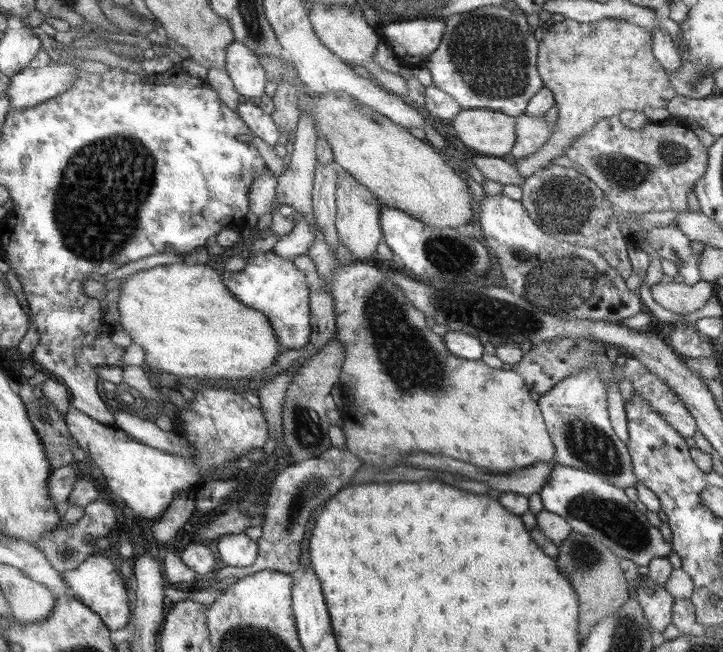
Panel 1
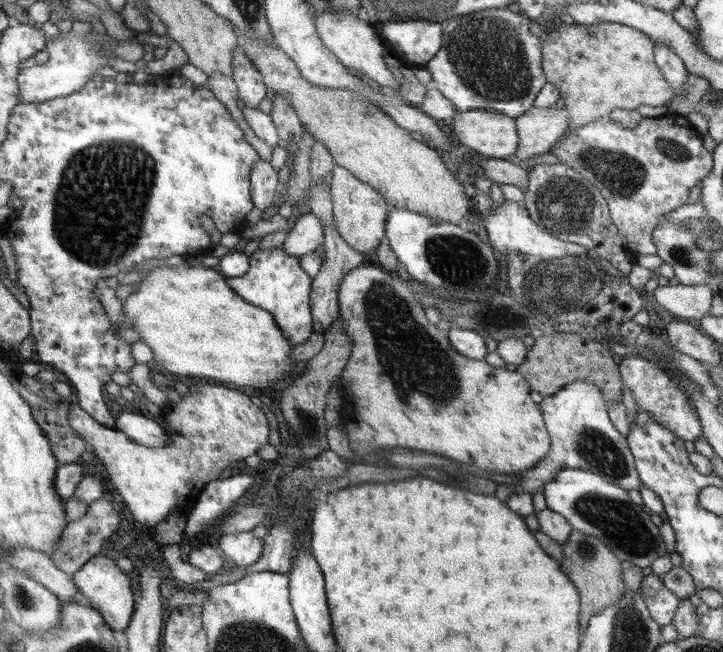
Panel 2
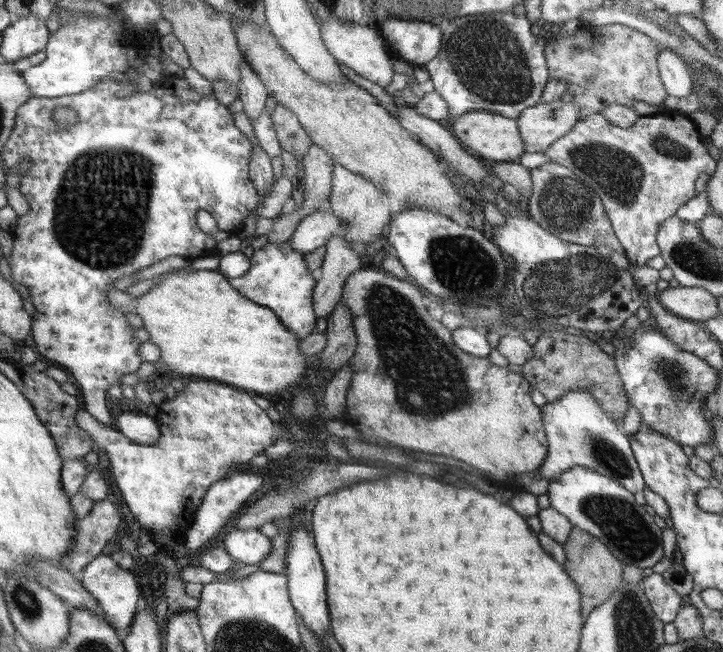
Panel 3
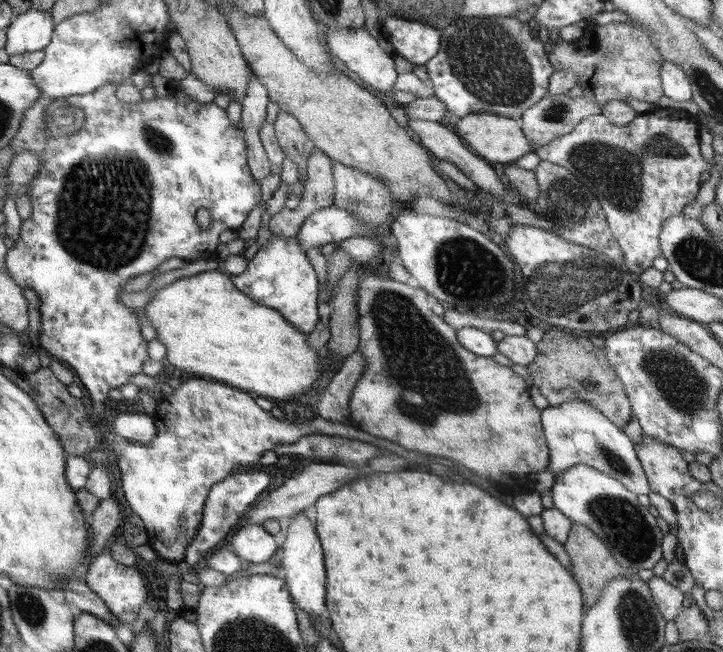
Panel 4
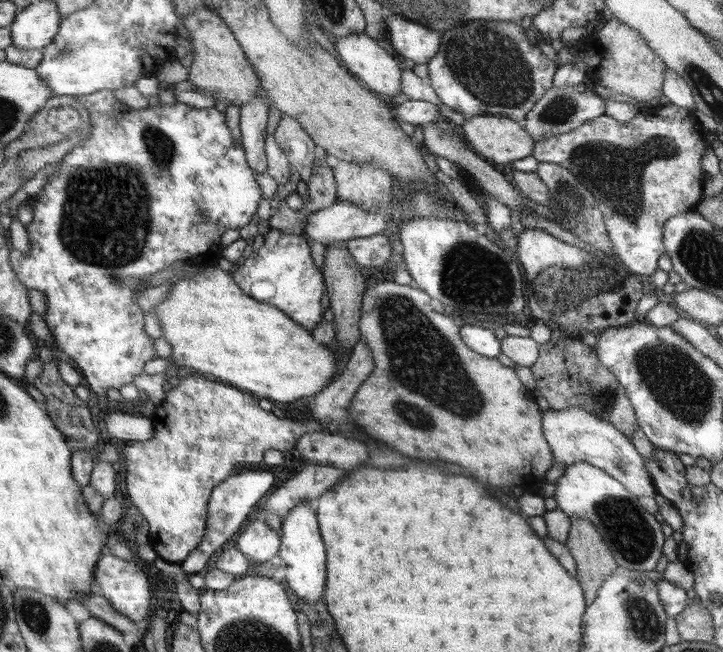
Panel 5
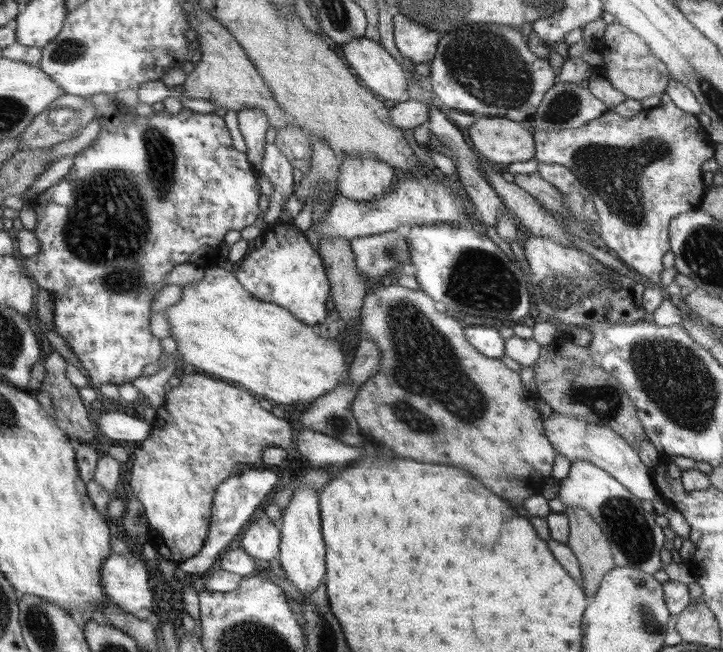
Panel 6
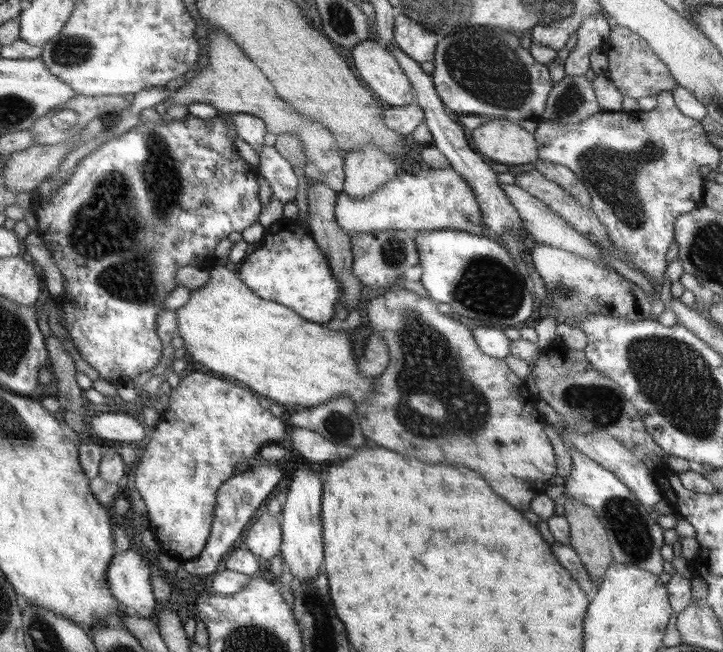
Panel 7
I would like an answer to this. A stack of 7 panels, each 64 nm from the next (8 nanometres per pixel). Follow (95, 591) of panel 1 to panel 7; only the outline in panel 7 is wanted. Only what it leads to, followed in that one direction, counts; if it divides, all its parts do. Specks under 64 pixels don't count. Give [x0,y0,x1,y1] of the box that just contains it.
[109,549,156,619]

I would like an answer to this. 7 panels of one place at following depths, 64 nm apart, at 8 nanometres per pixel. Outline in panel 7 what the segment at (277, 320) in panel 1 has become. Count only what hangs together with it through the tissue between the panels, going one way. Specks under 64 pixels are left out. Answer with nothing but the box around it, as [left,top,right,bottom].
[238,217,341,325]

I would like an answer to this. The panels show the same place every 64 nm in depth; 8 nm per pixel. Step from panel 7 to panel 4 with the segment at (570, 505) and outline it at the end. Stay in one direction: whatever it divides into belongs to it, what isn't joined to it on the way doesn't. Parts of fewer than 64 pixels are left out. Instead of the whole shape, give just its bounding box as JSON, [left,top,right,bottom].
[564,523,624,612]

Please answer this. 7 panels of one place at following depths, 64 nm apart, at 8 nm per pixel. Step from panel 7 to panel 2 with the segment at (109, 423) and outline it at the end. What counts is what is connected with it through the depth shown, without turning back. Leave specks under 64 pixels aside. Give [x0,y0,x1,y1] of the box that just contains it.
[116,411,169,448]

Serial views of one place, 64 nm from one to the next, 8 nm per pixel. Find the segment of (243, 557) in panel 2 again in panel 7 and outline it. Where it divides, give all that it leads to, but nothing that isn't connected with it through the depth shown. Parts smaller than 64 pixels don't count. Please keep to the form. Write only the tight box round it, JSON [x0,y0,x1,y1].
[244,512,281,563]

